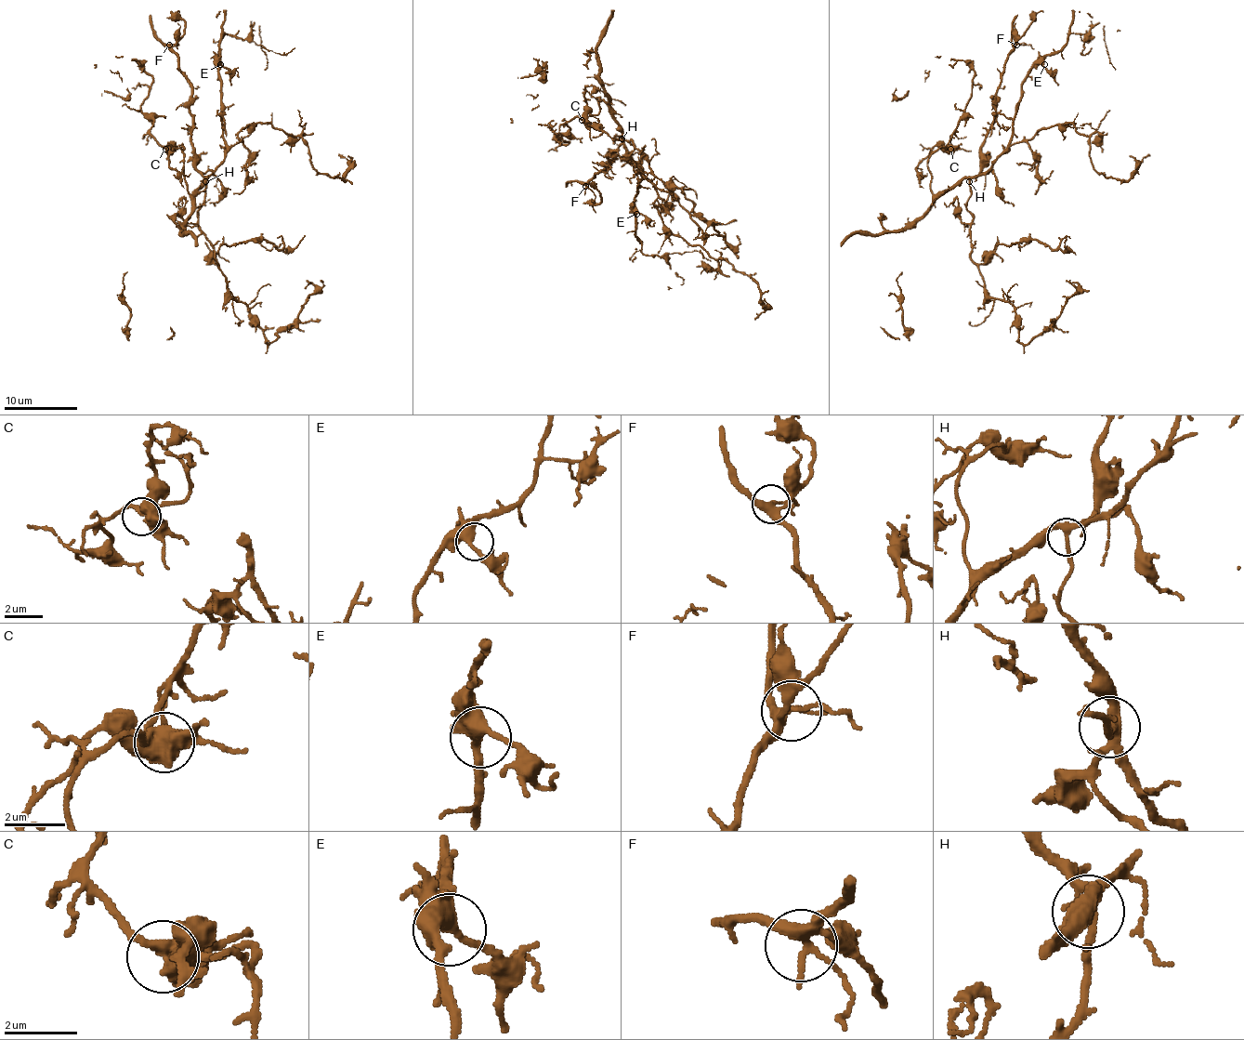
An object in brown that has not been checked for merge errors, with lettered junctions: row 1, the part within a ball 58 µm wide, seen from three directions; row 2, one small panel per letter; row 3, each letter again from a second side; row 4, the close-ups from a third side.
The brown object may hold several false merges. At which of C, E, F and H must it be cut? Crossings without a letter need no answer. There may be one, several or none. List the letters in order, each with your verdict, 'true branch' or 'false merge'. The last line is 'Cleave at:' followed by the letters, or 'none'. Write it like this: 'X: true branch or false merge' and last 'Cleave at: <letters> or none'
C: true branch
E: true branch
F: true branch
H: true branch
Cleave at: none

